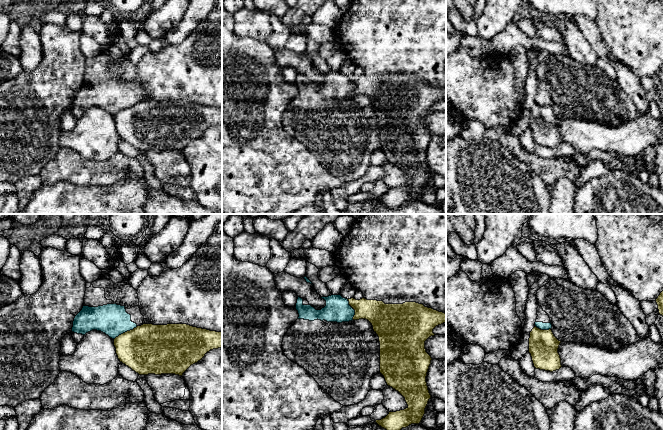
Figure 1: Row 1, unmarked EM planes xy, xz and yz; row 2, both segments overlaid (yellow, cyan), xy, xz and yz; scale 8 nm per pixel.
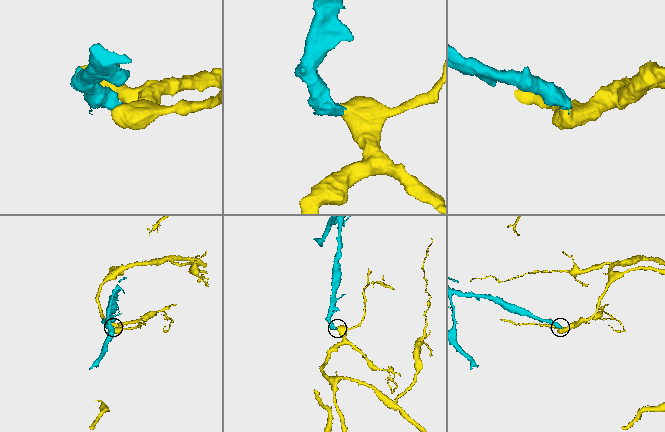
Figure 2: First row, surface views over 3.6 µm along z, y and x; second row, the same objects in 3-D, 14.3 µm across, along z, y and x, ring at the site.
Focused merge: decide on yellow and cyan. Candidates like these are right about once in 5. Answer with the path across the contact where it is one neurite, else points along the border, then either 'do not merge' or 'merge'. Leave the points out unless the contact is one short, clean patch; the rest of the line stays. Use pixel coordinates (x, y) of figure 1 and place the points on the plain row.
border along xy (137, 102), (119, 110), (114, 115); do not merge

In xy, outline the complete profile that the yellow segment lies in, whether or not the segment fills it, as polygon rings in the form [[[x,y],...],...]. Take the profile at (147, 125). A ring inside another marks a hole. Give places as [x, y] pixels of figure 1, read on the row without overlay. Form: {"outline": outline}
{"outline": [[[143,100],[114,115],[120,138],[139,151],[182,152],[207,128],[222,124],[222,108],[187,100]]]}

